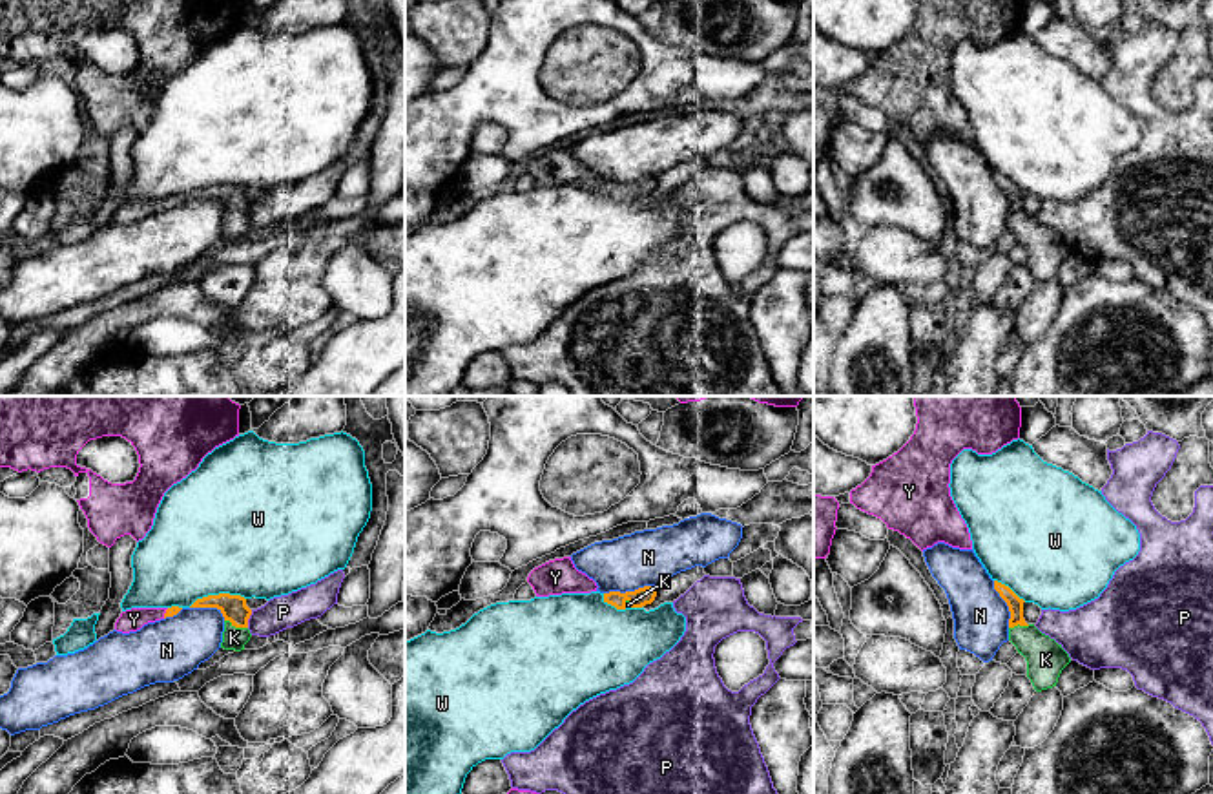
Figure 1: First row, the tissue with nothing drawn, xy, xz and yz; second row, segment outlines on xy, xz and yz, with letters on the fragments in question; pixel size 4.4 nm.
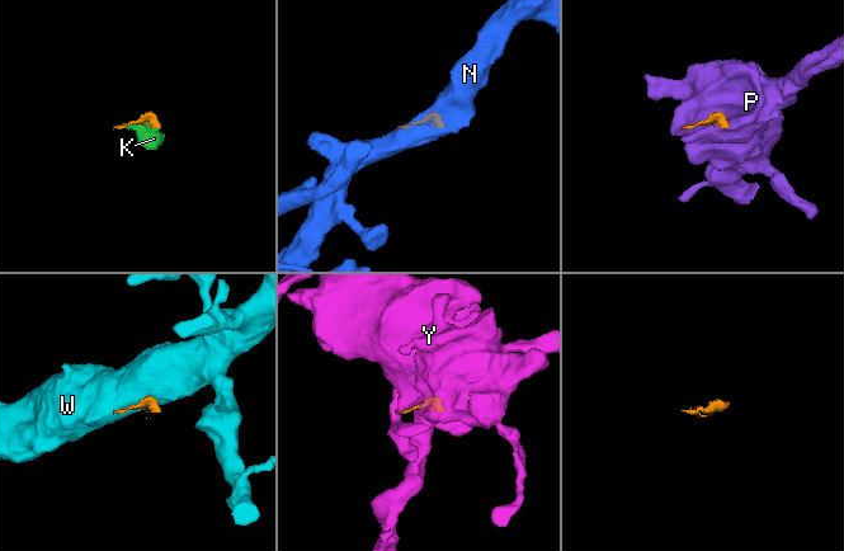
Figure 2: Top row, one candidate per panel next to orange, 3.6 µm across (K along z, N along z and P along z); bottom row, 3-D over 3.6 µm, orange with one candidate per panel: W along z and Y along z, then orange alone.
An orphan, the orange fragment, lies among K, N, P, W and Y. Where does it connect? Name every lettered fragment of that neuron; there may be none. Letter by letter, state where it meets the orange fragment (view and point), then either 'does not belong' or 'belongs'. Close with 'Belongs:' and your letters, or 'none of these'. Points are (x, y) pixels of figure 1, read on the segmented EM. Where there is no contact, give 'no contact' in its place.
K: contact xy (236, 626); belongs
N: contact xz (628, 592); does not belong
P: contact xy (248, 617); does not belong
W: contact xy (216, 595); does not belong
Y: contact xy (165, 614); belongs
Belongs: K, Y

